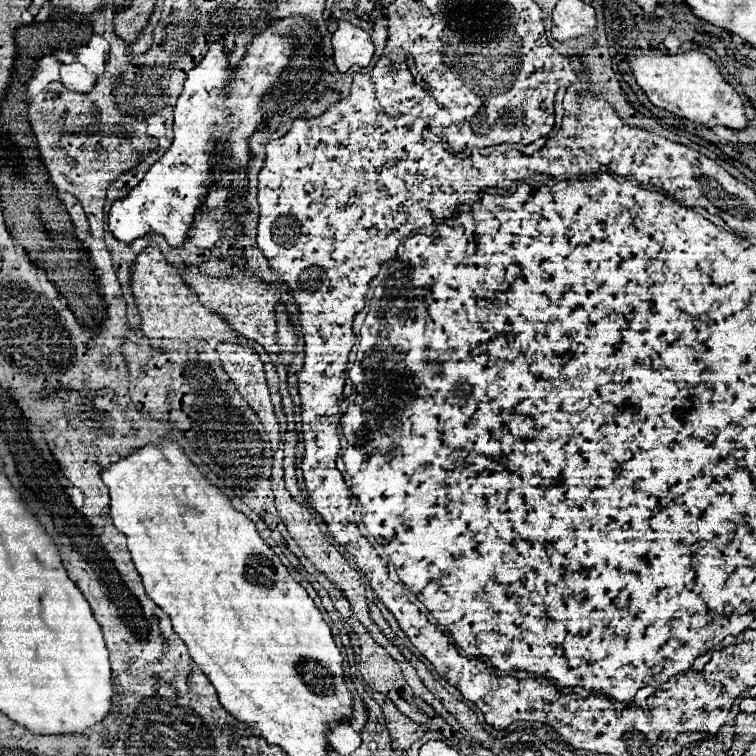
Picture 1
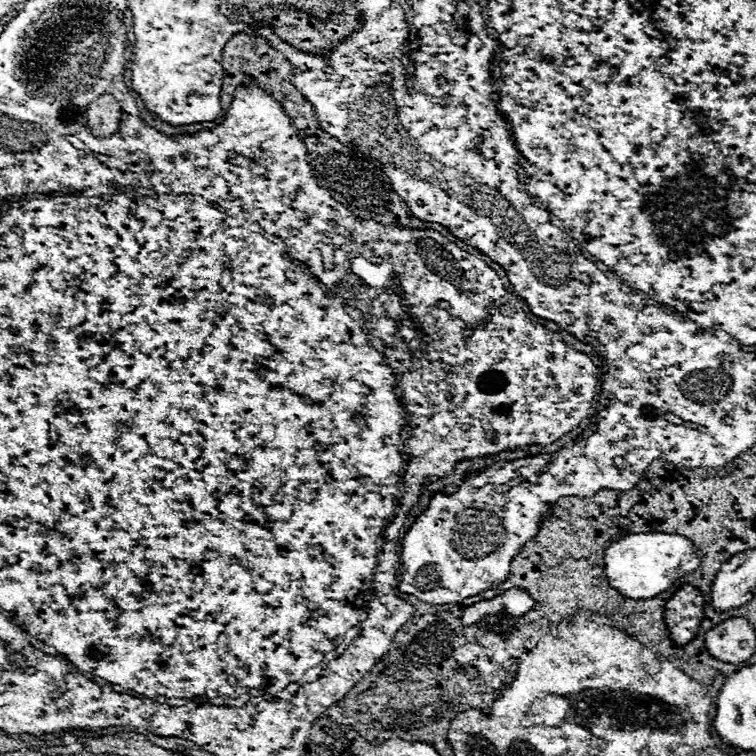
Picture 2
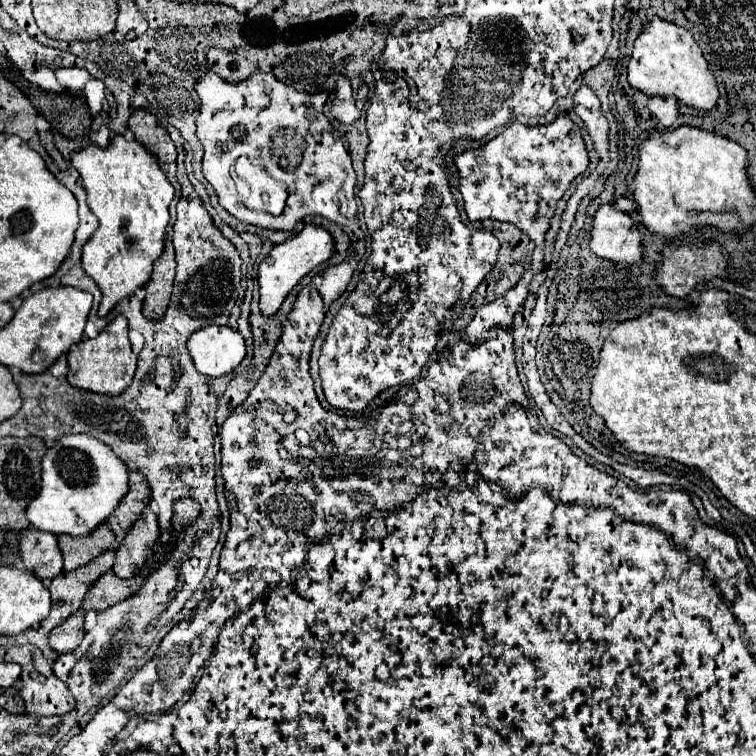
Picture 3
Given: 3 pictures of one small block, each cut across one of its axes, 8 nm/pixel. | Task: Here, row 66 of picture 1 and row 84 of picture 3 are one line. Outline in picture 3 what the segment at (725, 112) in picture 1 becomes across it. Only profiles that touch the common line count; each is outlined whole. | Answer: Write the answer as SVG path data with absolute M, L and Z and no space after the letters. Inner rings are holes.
M660 18L648 22L636 40L628 64L628 82L646 96L674 96L678 102L698 110L714 110L720 98L716 78L692 34L686 28Z

